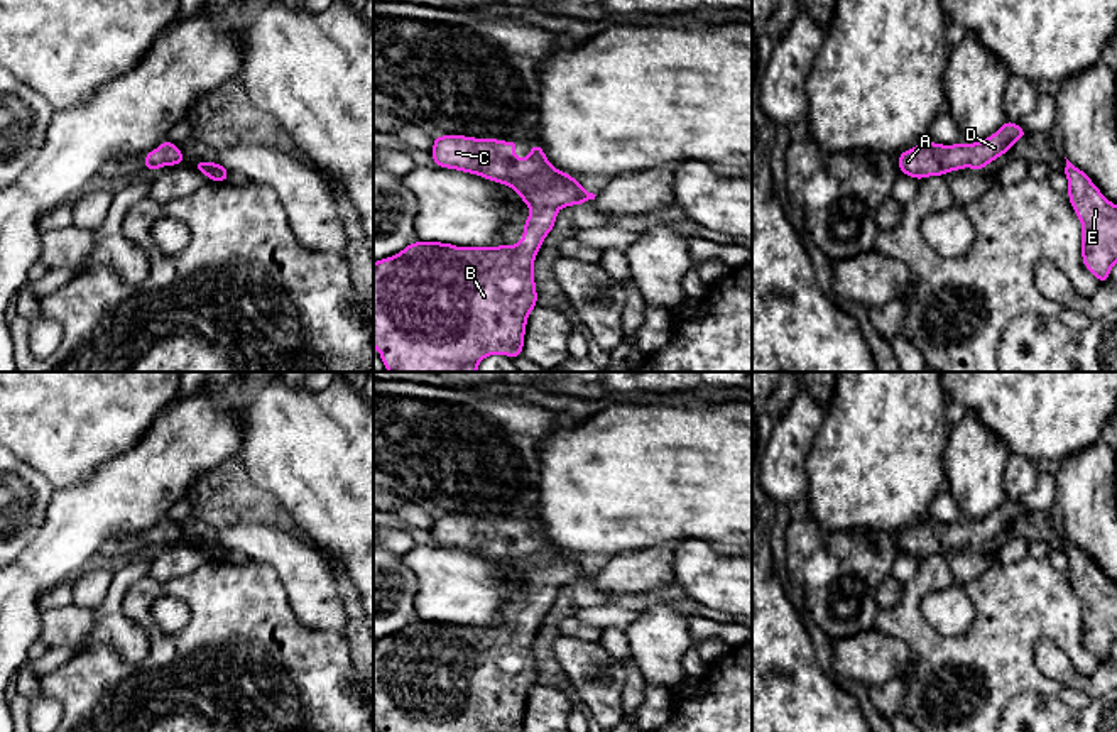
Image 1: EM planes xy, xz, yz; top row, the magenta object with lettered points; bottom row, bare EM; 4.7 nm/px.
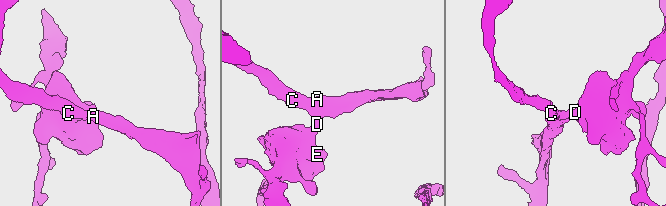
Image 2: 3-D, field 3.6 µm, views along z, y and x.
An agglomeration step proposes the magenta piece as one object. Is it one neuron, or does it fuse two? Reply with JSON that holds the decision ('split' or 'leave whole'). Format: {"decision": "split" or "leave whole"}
{"decision": "leave whole"}

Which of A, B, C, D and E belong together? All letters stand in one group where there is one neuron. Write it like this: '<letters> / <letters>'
A B C D E

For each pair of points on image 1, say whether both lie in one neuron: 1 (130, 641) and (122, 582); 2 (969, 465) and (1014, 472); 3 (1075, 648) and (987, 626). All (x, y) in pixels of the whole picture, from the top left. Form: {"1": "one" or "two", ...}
{"1": "one", "2": "two", "3": "one"}

